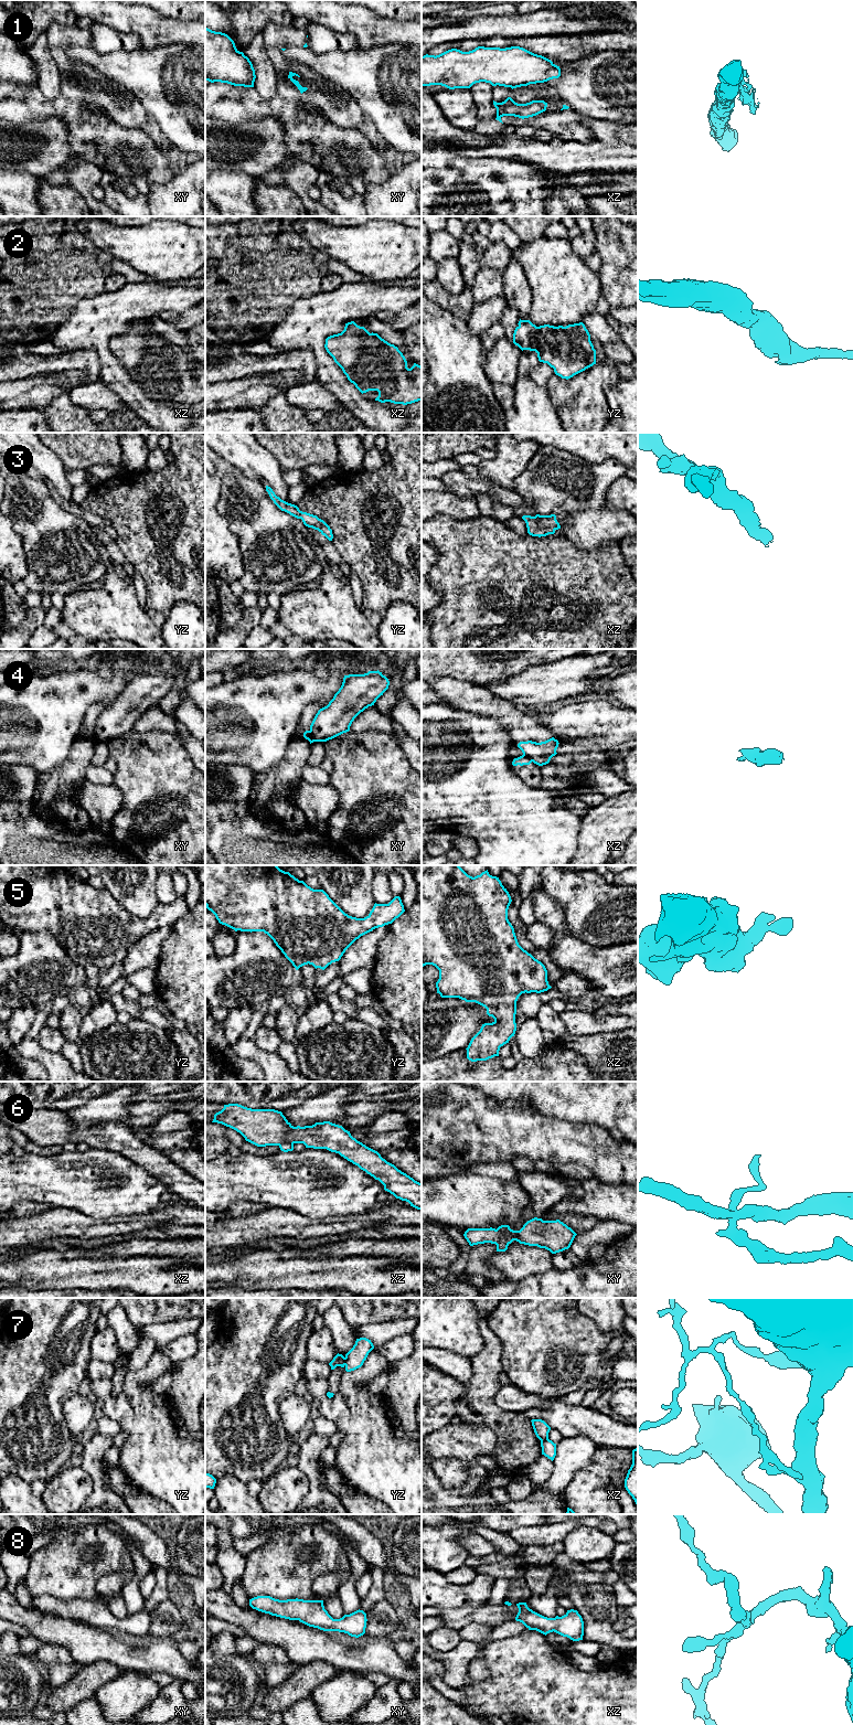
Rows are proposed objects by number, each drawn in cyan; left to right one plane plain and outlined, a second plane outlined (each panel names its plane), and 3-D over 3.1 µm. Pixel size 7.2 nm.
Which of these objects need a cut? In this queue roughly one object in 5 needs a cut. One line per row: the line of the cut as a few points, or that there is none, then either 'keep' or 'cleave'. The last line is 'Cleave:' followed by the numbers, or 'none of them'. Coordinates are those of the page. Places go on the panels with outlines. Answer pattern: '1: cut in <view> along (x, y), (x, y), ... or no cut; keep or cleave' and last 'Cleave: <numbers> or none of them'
1: cut in xy along (289, 72), (291, 76); cleave
2: no cut; keep
3: no cut; keep
4: cut in xz along (523, 754), (532, 760); cleave
5: no cut; keep
6: cut in xy along (510, 1228), (504, 1232), (496, 1230); cleave
7: cut in yz along (344, 1358), (345, 1364); cleave
8: no cut; keep
Cleave: 1, 4, 6, 7

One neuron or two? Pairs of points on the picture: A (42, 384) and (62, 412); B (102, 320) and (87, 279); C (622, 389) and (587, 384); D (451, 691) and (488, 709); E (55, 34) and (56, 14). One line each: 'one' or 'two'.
A: two
B: two
C: two
D: one
E: two

